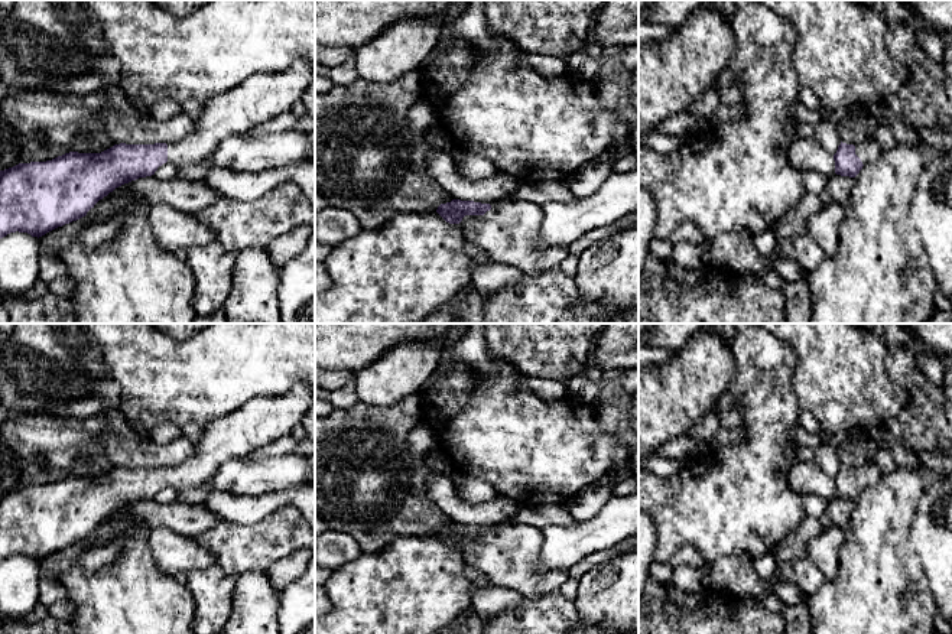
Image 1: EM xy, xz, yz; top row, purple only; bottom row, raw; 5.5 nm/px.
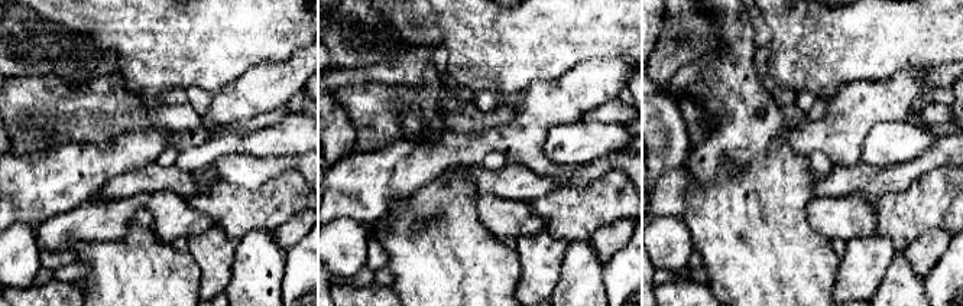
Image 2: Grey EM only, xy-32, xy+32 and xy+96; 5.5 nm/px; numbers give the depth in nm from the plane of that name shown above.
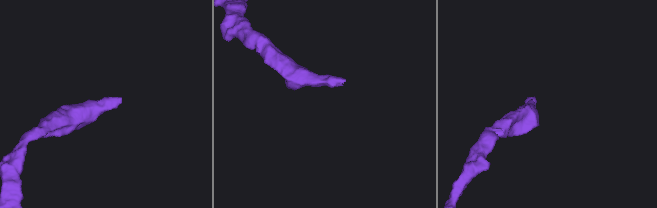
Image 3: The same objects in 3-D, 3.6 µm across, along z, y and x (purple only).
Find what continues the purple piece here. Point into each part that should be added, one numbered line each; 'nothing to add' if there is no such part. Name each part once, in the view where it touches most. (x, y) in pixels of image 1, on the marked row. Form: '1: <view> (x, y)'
1: xz (509, 231)

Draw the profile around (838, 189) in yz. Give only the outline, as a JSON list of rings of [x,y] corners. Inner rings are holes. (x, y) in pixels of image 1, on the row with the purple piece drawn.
[[[834,173],[828,176],[826,186],[819,196],[823,207],[829,204],[841,204],[847,207],[854,194],[854,188],[855,178]]]

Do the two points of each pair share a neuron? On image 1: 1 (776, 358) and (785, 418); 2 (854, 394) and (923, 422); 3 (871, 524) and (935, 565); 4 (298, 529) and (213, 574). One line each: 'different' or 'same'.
1: same
2: different
3: different
4: different

